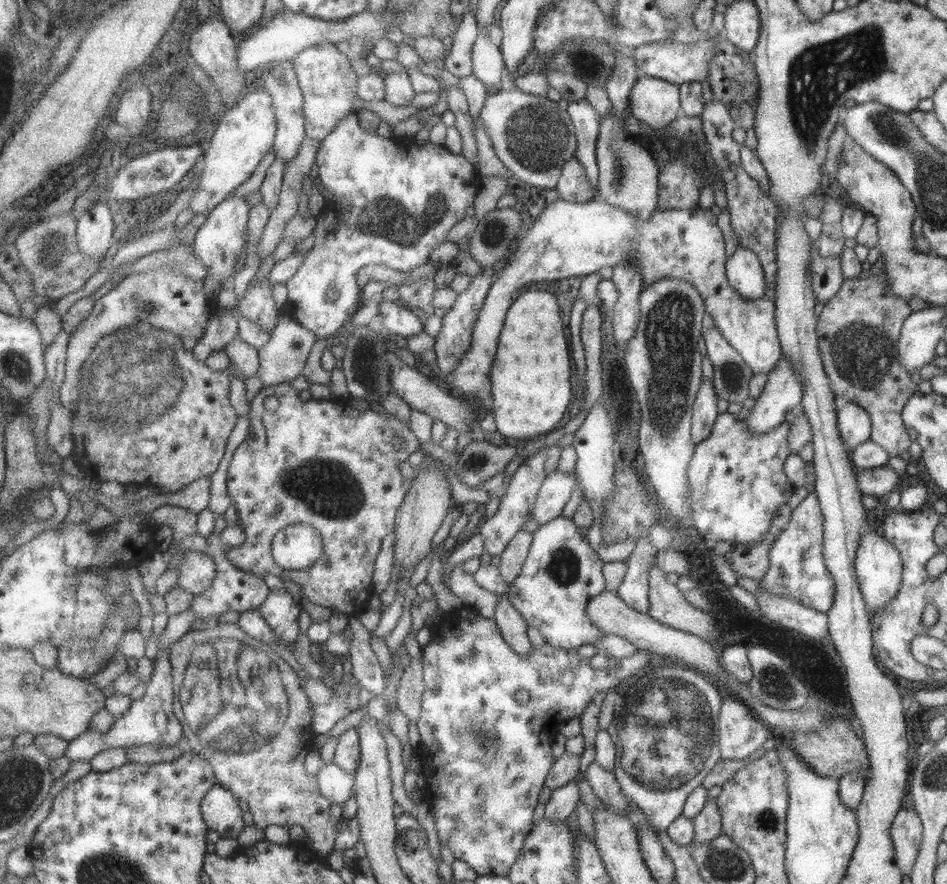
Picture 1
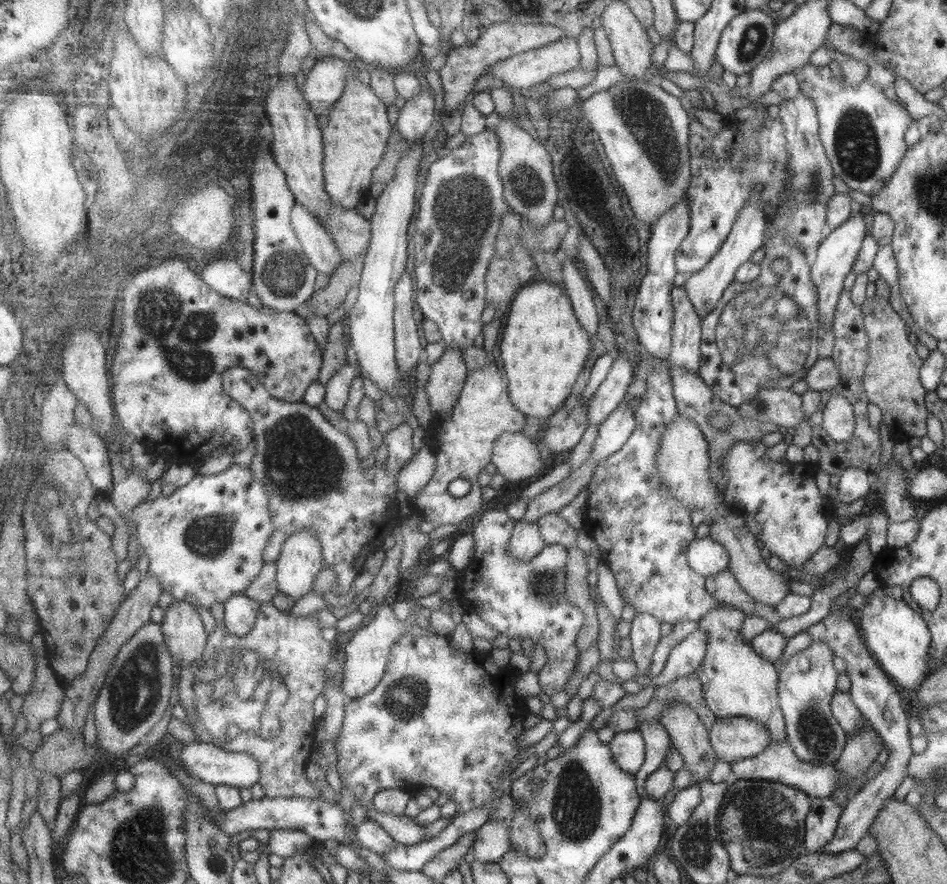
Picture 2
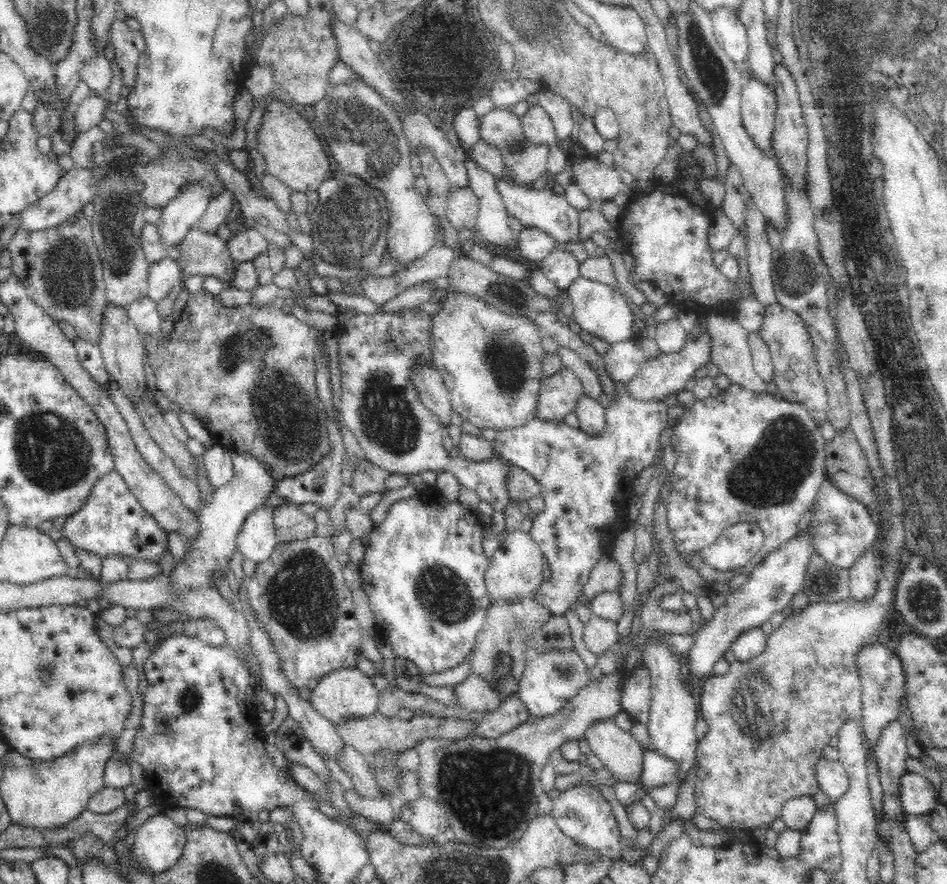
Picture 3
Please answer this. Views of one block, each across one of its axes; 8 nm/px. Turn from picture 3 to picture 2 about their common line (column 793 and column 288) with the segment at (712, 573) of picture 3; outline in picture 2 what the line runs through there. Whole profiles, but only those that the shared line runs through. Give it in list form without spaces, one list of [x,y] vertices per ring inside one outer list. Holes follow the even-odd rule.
[[[232,367],[224,373],[226,392],[242,403],[254,415],[257,448],[251,470],[256,481],[261,481],[270,490],[270,506],[274,514],[276,529],[285,531],[290,537],[304,528],[314,528],[323,542],[327,566],[334,566],[340,576],[340,585],[334,593],[340,596],[352,592],[354,582],[364,571],[370,554],[382,551],[388,536],[393,536],[397,527],[401,527],[404,516],[396,504],[399,481],[403,469],[416,456],[414,446],[414,428],[411,424],[402,423],[385,436],[389,447],[389,458],[383,464],[374,465],[371,470],[362,466],[360,449],[356,441],[346,432],[343,426],[334,426],[326,414],[306,402],[285,402],[272,395],[253,370],[244,367]]]

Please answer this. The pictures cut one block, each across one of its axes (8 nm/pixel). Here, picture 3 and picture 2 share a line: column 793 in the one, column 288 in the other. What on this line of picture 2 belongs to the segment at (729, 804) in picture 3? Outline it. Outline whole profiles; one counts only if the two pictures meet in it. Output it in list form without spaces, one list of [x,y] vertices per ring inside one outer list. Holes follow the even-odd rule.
[[[263,603],[263,609],[256,628],[252,633],[242,637],[238,636],[230,629],[227,623],[219,623],[216,631],[213,631],[208,641],[204,660],[210,660],[210,656],[216,656],[218,652],[224,652],[228,648],[250,648],[260,652],[264,658],[277,660],[280,665],[280,672],[286,678],[286,684],[292,690],[290,704],[286,712],[282,714],[284,722],[284,732],[282,738],[270,740],[262,738],[252,746],[252,754],[260,760],[262,764],[261,784],[270,798],[312,798],[318,799],[322,796],[322,791],[318,785],[312,783],[308,777],[308,764],[312,759],[312,753],[317,746],[319,719],[316,718],[316,698],[322,696],[327,689],[328,674],[324,674],[324,667],[334,659],[334,645],[332,641],[324,638],[324,626],[320,622],[320,611],[312,615],[296,617],[290,612],[282,612],[273,603]]]

